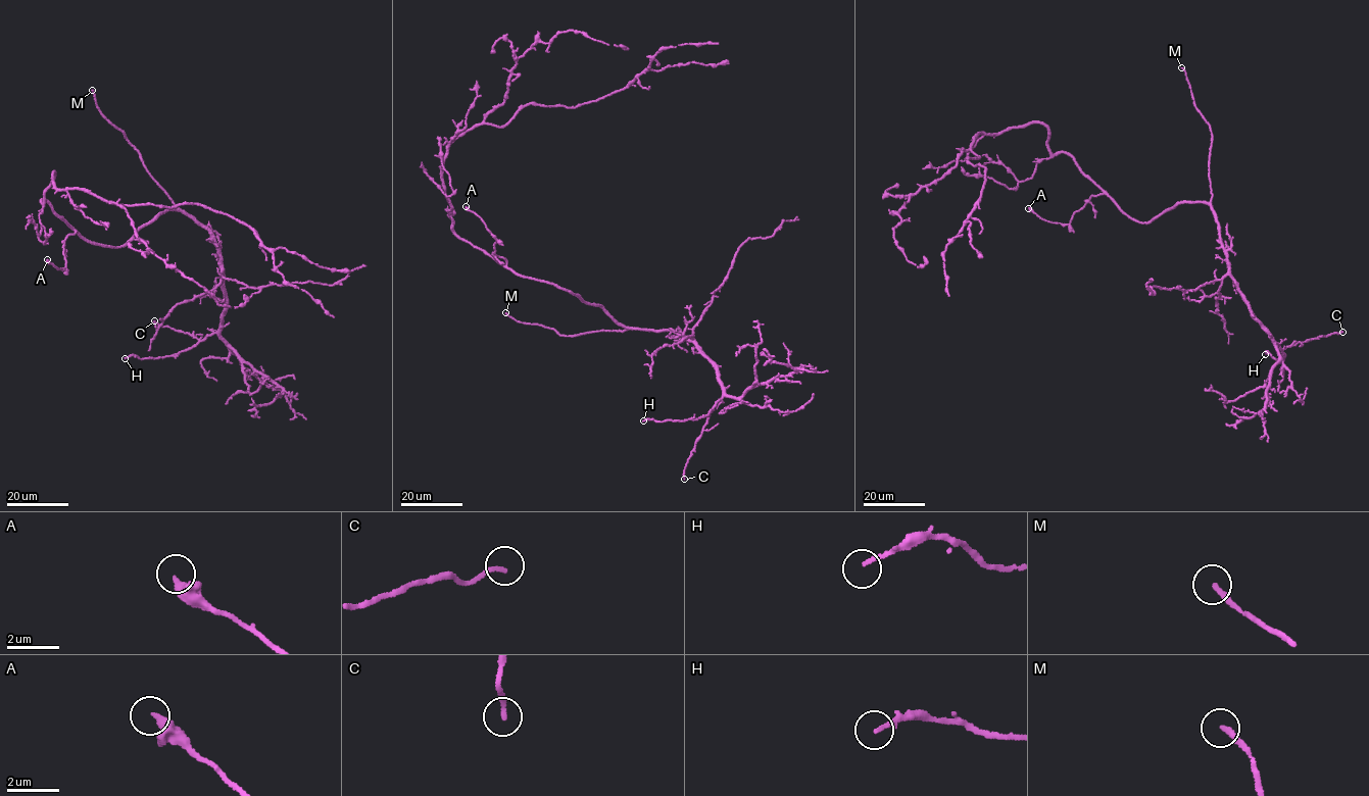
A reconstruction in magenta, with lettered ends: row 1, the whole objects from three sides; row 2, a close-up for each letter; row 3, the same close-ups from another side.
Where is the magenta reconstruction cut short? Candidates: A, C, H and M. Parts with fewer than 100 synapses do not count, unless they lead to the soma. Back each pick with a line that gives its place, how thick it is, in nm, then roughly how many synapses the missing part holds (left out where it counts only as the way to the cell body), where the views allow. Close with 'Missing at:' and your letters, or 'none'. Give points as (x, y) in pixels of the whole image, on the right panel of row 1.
M: (1181, 67) | 240 nm
Missing at: M

